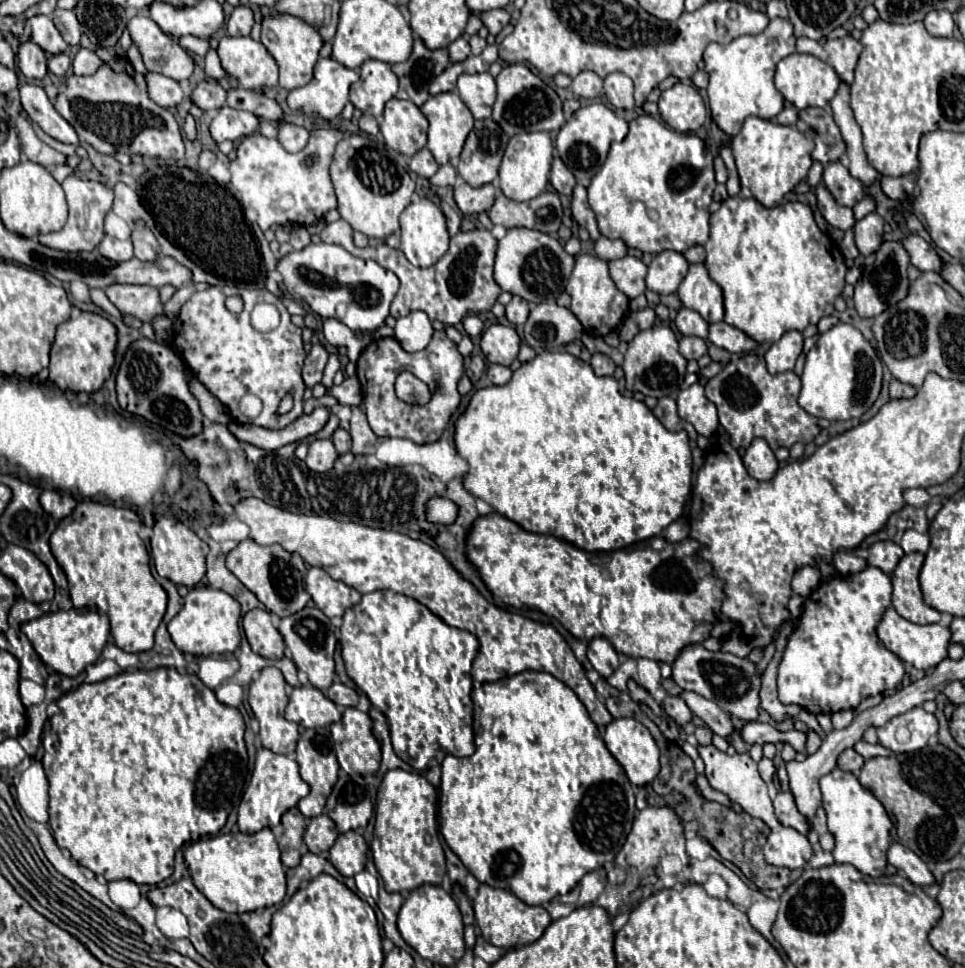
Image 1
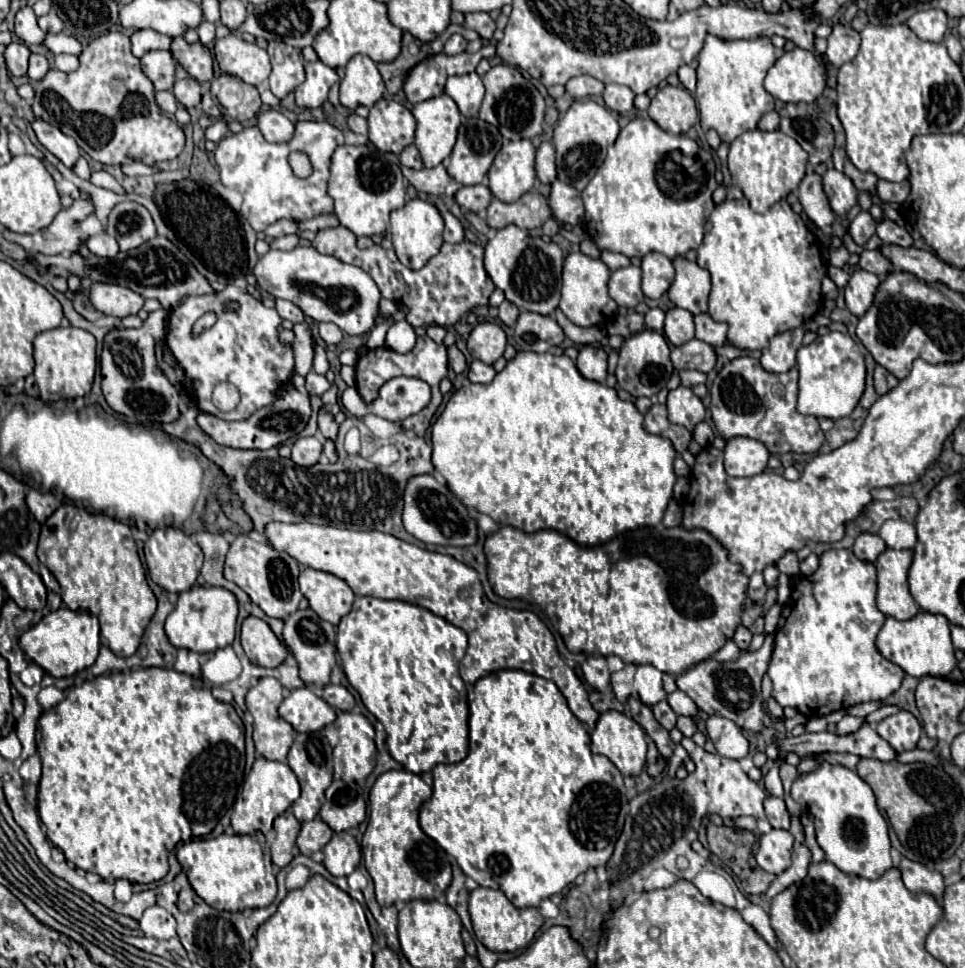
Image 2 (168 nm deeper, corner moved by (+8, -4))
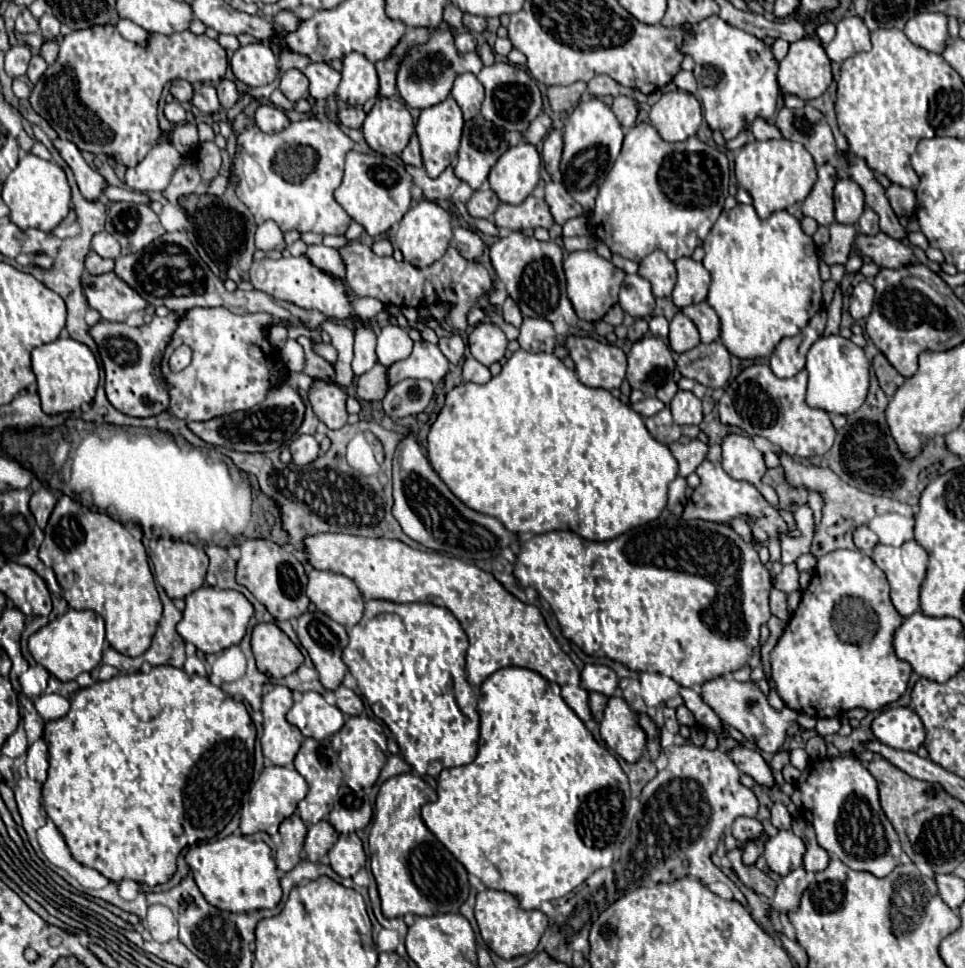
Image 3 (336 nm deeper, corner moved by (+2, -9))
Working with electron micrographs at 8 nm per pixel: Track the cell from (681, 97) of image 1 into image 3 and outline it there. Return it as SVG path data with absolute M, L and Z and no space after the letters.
M665 92L649 112L651 124L667 142L683 142L695 136L703 122L701 104L689 92Z

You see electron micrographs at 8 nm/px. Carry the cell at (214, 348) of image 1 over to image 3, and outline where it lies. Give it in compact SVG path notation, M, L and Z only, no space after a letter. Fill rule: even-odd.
M191 308L181 320L177 330L173 332L173 338L165 350L163 362L161 362L161 372L165 380L169 380L171 386L171 414L181 418L181 420L211 420L223 414L233 414L239 410L253 408L261 404L267 396L267 392L281 384L285 380L287 368L281 360L281 354L277 348L271 346L269 342L269 326L273 322L273 316L267 312L255 312L255 314L233 314L227 308ZM181 344L191 346L193 350L193 360L191 364L181 370L173 372L169 368L169 356L173 354L175 348Z

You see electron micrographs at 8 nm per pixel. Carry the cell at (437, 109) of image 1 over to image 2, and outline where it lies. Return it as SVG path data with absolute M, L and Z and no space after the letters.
M443 93L417 103L413 107L413 117L417 121L415 145L423 157L423 163L425 167L437 167L451 155L455 145L461 123L459 109L455 107L455 101Z

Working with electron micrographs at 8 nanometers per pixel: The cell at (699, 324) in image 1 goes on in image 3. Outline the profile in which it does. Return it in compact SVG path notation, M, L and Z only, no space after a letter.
M677 312L671 320L671 332L669 332L669 346L675 352L687 352L691 348L695 348L699 344L699 330L693 324L693 320L689 316L685 316L683 312Z

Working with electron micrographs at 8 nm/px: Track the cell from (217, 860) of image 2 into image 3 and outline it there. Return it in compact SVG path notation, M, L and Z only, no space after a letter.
M239 829L227 838L201 841L191 846L185 854L185 862L189 864L191 874L201 894L205 896L205 900L219 910L249 912L249 910L259 910L259 908L275 908L281 902L281 886L279 886L271 848L263 841L255 842L253 835L243 835Z

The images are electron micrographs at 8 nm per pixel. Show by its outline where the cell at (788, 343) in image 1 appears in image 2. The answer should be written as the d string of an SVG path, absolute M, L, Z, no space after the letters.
M799 329L795 331L785 331L779 333L771 339L769 347L761 355L761 365L769 373L785 373L795 365L795 353L801 347L801 333Z

